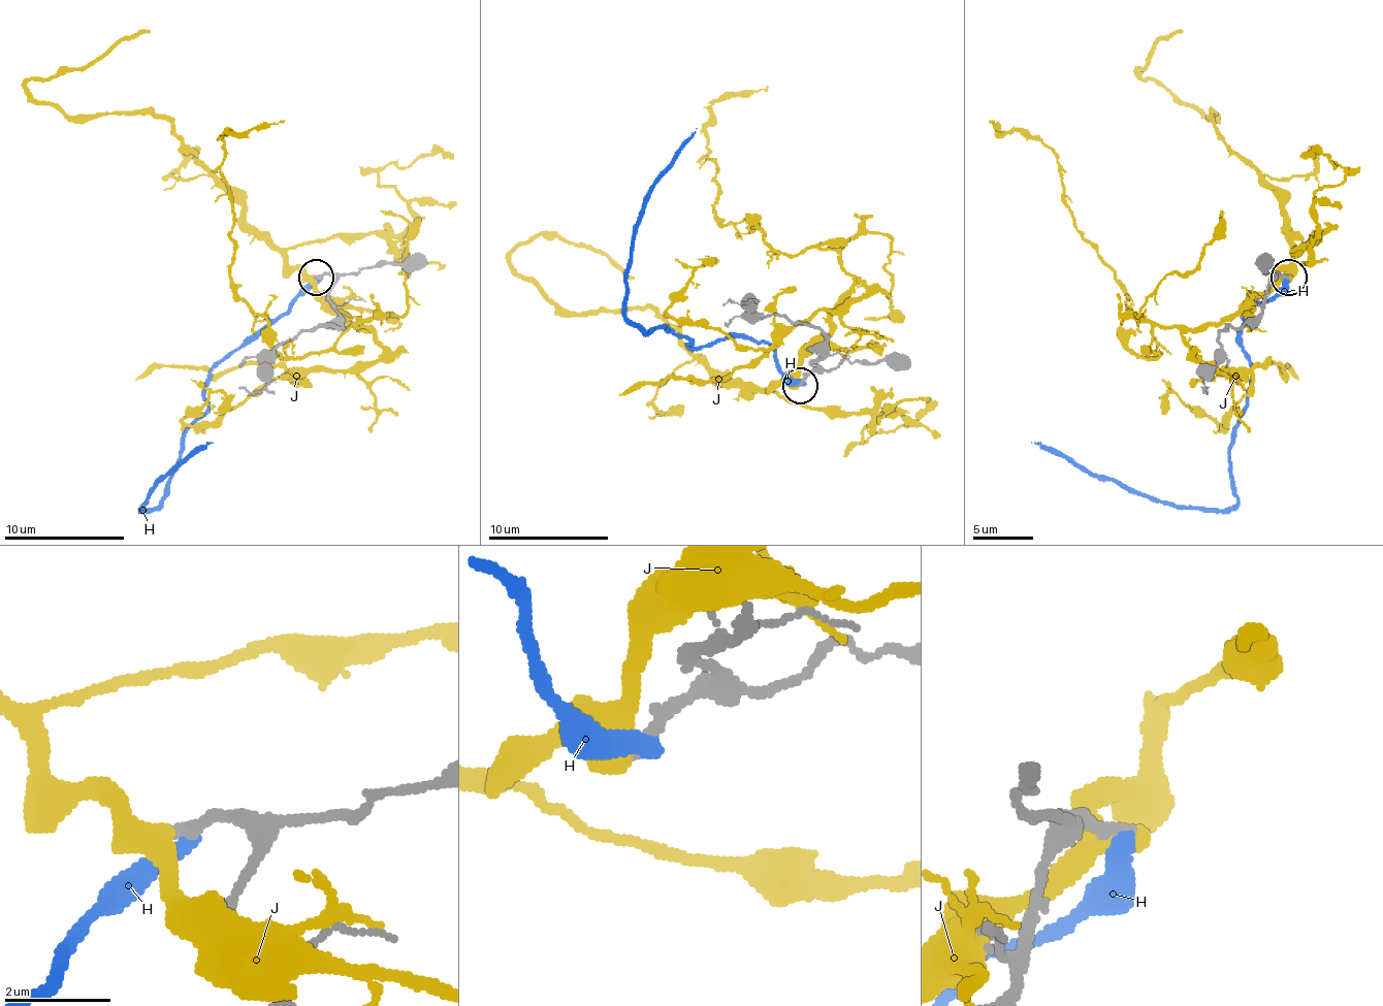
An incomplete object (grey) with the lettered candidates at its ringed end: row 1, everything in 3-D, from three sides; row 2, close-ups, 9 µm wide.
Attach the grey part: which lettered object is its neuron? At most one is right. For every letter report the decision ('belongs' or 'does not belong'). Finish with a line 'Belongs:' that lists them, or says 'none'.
H: does not belong
J: does not belong
Belongs: none

